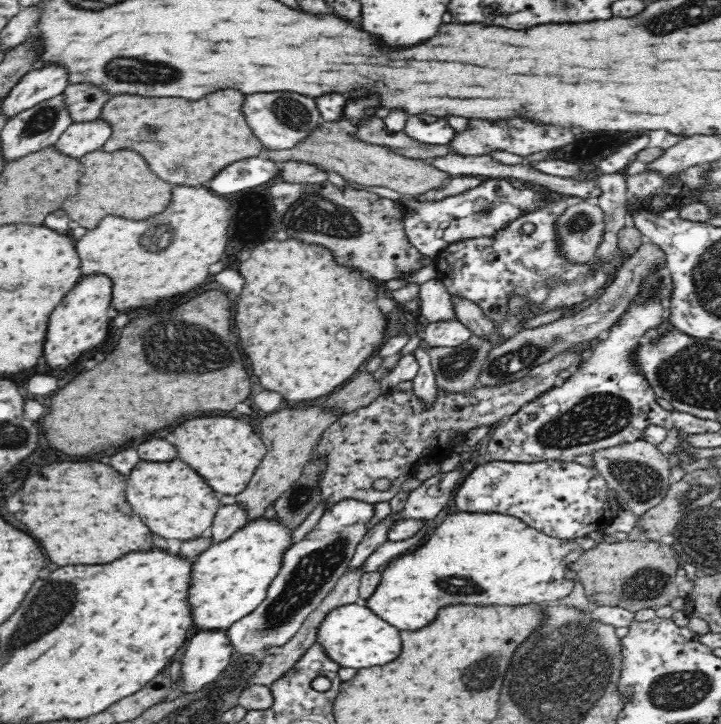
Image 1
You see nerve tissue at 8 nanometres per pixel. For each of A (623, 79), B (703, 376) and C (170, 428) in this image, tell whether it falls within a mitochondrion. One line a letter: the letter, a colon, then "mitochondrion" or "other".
A: other
B: mitochondrion
C: other

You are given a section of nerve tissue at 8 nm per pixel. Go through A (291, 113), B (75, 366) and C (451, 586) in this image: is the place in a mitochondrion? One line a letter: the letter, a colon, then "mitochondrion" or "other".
A: mitochondrion
B: other
C: mitochondrion

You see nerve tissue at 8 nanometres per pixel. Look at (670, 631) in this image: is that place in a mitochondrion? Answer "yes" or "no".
no

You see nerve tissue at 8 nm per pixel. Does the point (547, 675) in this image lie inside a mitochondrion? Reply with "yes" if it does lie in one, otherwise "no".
yes

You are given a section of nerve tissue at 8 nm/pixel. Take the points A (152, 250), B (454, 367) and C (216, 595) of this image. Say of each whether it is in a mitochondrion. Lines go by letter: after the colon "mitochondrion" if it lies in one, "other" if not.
A: mitochondrion
B: mitochondrion
C: other

